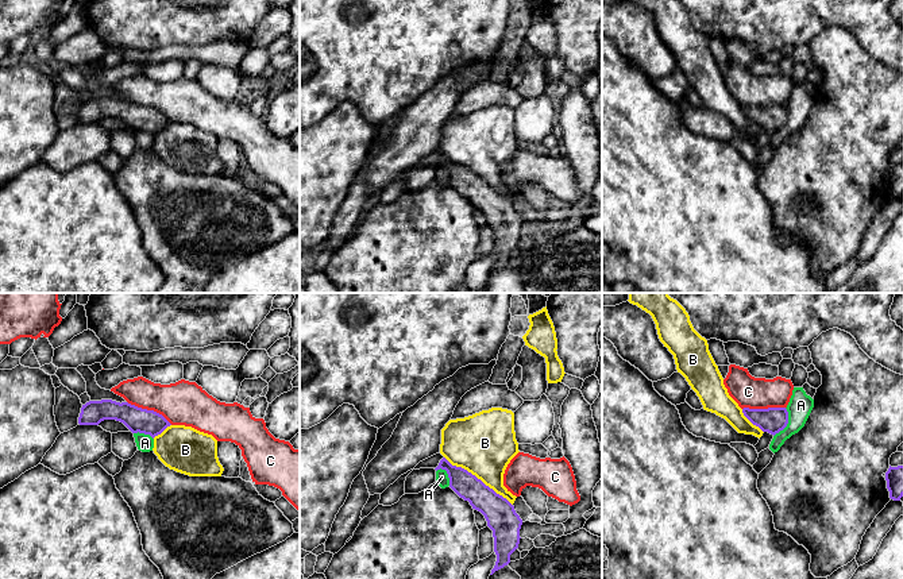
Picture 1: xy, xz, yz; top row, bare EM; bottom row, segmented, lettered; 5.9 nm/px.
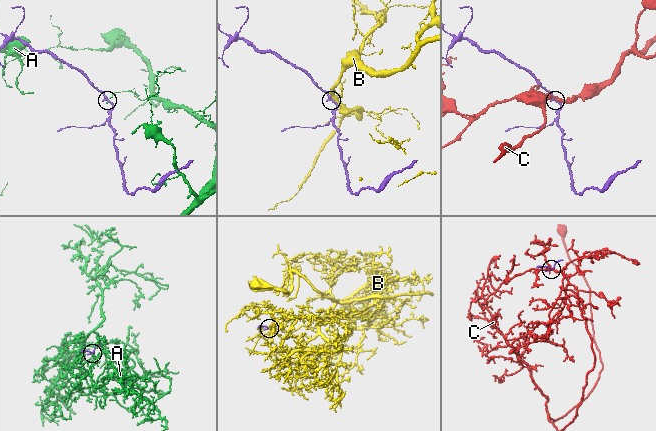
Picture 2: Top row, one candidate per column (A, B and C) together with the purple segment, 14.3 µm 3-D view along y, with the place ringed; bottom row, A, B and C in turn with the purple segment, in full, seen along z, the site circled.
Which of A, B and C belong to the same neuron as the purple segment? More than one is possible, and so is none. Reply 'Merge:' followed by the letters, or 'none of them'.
Merge: none of them

